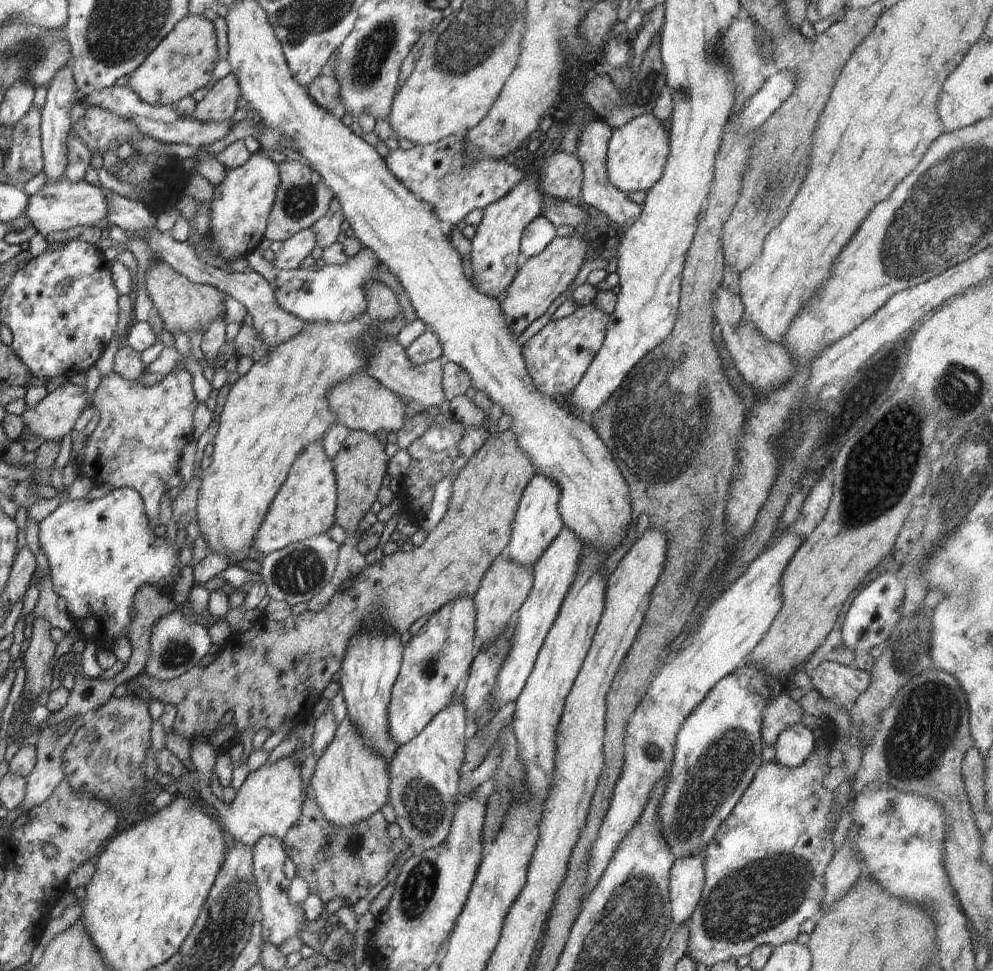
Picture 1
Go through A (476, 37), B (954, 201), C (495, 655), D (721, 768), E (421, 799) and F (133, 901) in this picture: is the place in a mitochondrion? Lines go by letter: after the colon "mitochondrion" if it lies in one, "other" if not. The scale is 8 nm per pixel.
A: mitochondrion
B: mitochondrion
C: mitochondrion
D: mitochondrion
E: mitochondrion
F: other

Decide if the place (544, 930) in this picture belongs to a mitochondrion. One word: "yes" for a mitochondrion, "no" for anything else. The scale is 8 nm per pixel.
no

